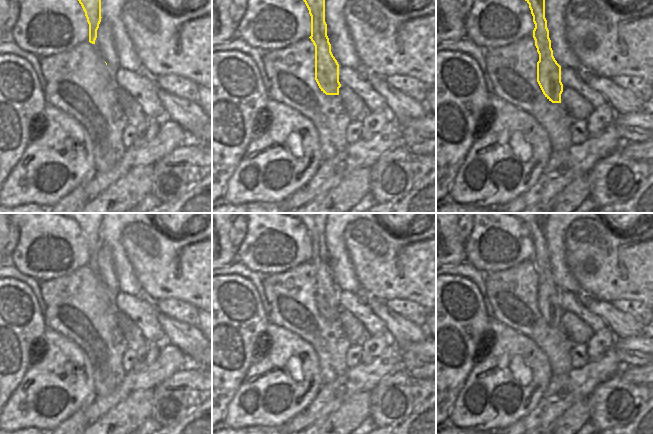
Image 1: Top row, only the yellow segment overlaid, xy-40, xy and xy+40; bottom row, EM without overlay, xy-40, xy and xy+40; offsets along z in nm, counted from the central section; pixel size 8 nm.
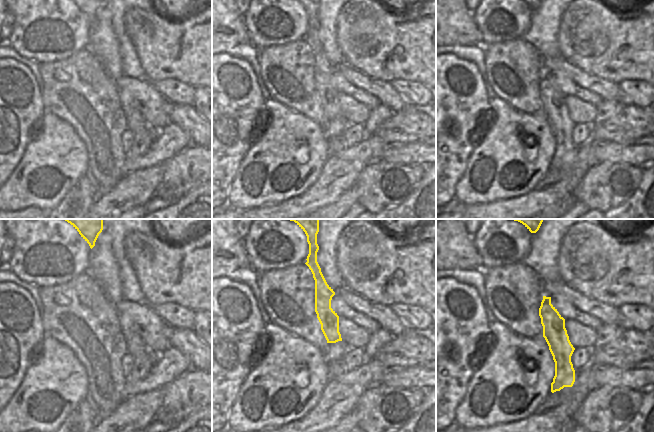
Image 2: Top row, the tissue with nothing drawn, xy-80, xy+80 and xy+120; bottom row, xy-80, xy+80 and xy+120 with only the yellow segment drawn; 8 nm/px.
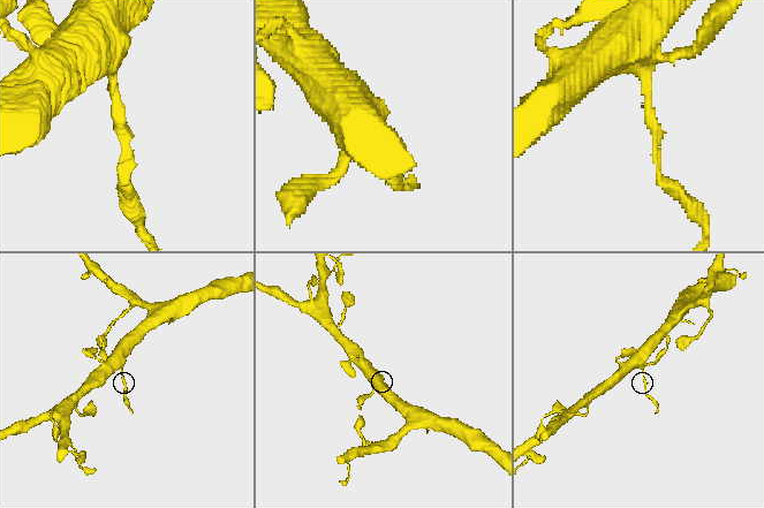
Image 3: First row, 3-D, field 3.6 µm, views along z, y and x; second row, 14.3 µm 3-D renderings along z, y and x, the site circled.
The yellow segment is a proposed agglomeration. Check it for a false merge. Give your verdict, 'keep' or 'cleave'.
cleave

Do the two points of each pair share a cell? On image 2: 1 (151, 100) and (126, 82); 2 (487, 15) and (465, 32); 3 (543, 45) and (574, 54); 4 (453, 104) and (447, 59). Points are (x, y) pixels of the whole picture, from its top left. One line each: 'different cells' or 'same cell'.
1: same cell
2: different cells
3: different cells
4: same cell

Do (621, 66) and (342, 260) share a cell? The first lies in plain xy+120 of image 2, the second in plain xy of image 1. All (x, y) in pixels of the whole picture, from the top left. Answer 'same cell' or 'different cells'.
different cells

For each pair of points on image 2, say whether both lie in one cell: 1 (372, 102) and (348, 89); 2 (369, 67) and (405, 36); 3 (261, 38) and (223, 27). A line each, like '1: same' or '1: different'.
1: same
2: same
3: different

